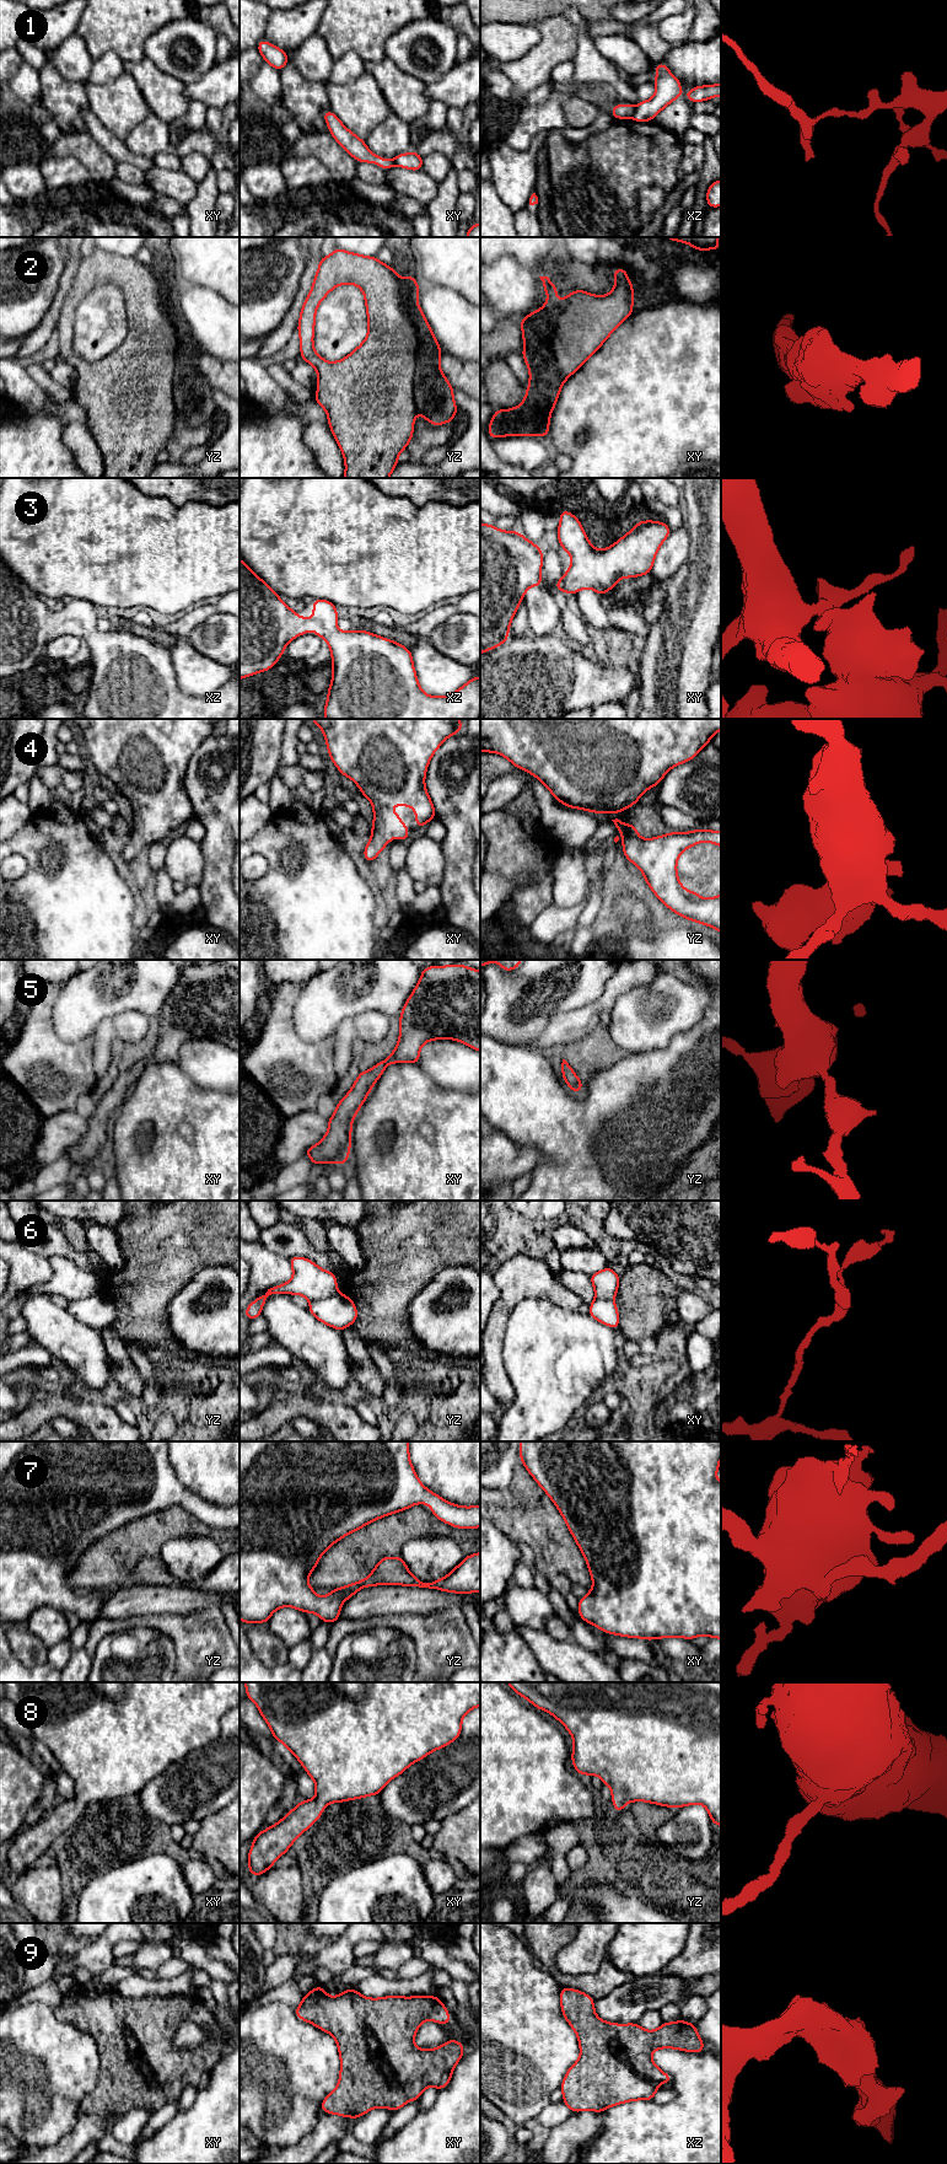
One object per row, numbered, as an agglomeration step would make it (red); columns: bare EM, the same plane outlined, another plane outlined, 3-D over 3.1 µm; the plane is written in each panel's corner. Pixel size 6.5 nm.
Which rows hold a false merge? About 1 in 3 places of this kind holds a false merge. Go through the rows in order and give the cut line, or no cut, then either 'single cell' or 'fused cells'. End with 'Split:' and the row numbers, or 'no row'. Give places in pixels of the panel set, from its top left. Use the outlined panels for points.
1: cut xz (633, 107), (630, 116); fused cells
2: cut yz (399, 278), (402, 296), (416, 334), (416, 409); fused cells
3: cut none; single cell
4: cut none; single cell
5: cut none; single cell
6: cut yz (337, 1292), (329, 1297), (311, 1301); fused cells
7: cut none; single cell
8: cut none; single cell
9: cut none; single cell
Split: 1, 2, 6

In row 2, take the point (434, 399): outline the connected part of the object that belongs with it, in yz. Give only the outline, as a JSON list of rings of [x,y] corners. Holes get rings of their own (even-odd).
[[[413,275],[400,278],[403,299],[416,326],[418,353],[414,374],[414,401],[416,412],[431,425],[451,423],[459,412],[453,391],[440,369],[441,348],[418,304],[420,285]]]

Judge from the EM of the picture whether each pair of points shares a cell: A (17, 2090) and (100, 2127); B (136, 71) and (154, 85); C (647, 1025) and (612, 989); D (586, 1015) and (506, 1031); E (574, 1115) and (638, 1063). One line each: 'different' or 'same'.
A: different
B: same
C: different
D: different
E: same

